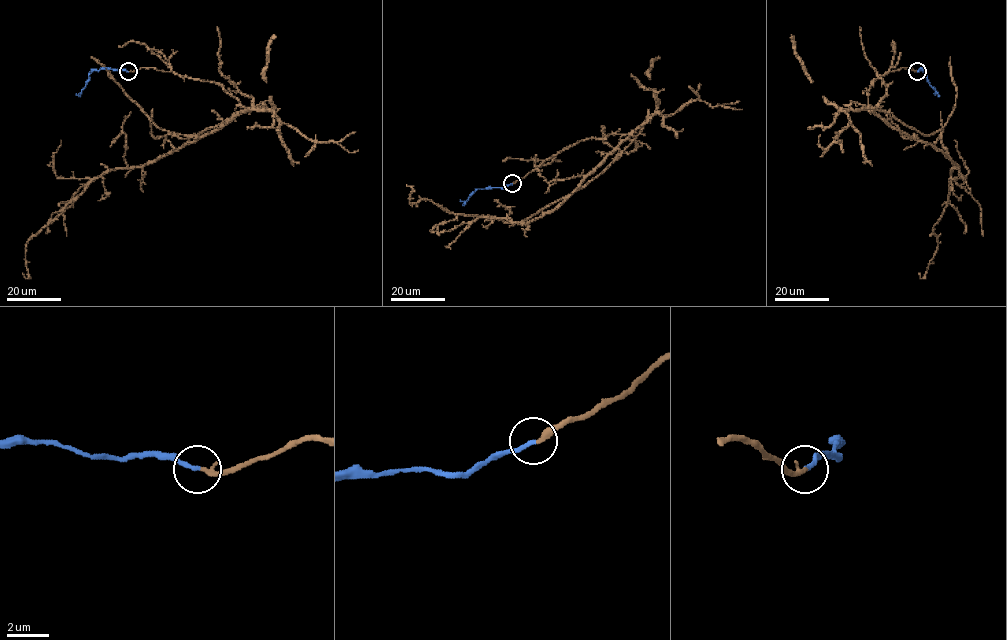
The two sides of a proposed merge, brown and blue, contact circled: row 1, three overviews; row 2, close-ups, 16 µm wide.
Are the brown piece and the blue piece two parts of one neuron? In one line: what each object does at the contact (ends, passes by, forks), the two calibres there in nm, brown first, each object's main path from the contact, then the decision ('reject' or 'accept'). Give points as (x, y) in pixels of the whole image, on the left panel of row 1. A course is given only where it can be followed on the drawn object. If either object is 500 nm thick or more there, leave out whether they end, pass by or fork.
brown ends | blue ends | 260/200 nm | brown via (128, 71), (155, 68), (220, 84), (245, 109), (143, 166), (104, 172), (27, 242), (29, 277), (23, 274) | blue via (128, 71), (94, 69), (80, 92), (75, 93) | accept

